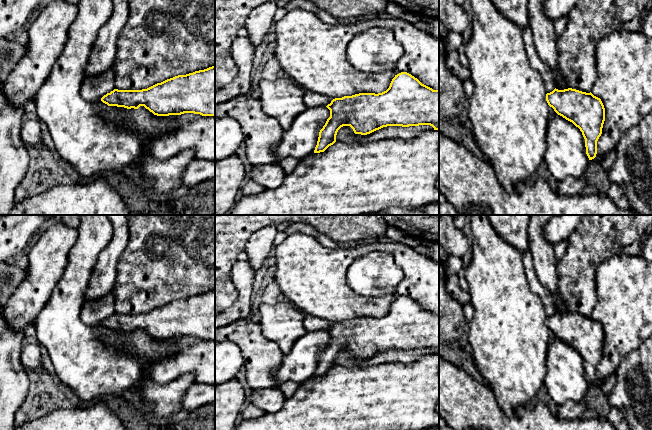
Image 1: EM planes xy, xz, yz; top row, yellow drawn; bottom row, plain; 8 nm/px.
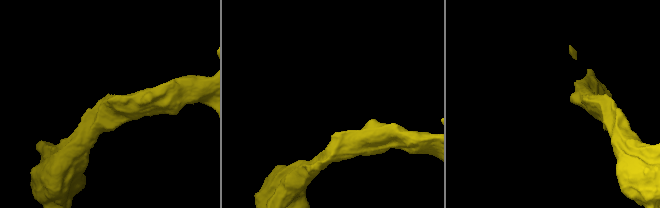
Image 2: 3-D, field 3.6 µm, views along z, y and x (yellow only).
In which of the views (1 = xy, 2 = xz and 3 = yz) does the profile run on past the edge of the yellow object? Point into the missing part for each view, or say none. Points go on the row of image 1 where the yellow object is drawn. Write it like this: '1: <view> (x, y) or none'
1: none
2: none
3: none

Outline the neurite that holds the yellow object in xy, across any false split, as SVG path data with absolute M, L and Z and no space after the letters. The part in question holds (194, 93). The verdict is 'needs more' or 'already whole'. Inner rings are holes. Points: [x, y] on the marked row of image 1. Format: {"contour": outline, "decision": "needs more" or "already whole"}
{"contour": "M215 66L175 76L147 89L114 89L101 101L127 109L144 106L157 116L184 113L215 116Z", "decision": "already whole"}

